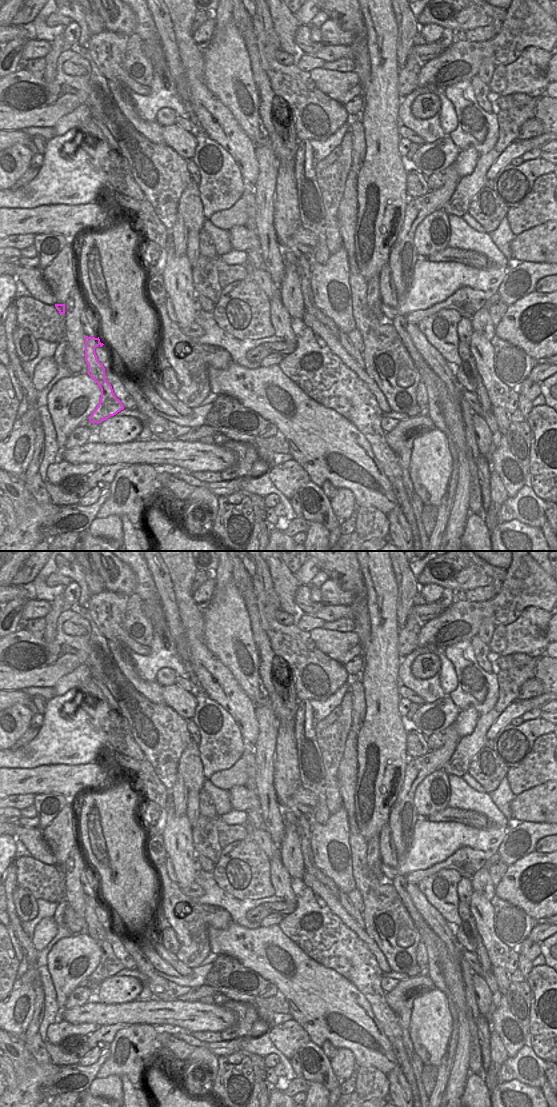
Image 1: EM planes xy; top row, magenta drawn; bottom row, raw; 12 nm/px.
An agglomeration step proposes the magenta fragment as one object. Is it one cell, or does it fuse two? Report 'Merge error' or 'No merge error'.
No merge error.

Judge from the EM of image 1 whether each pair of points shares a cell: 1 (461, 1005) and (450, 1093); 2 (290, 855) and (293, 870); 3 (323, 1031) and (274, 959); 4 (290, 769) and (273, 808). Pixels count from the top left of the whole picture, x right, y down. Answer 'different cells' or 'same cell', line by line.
1: same cell
2: same cell
3: same cell
4: different cells

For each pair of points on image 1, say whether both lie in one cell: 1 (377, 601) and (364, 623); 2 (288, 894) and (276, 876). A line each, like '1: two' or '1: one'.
1: two
2: one

